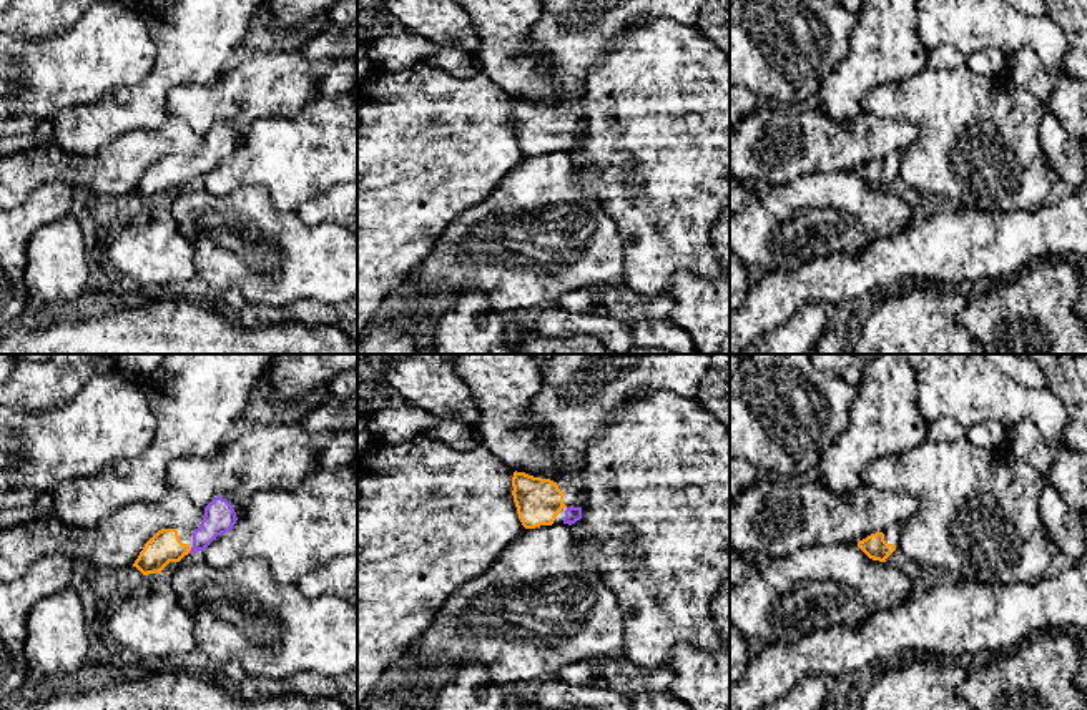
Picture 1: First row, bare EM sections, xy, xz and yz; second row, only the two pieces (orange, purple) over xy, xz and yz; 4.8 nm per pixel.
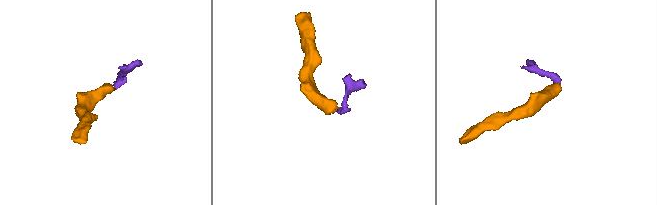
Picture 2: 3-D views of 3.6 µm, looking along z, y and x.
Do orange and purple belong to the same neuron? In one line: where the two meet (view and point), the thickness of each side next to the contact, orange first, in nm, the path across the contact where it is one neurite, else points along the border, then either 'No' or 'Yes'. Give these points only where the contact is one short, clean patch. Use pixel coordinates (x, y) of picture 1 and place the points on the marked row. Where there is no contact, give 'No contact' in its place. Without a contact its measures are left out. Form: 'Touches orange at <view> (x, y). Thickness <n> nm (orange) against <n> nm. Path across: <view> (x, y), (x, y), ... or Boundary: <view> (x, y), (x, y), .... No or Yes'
Touches orange at xy (190, 549). Thickness 160 nm (orange) against 150 nm. Path across: xy (165, 546), (170, 549), (190, 549), (220, 516). Yes

